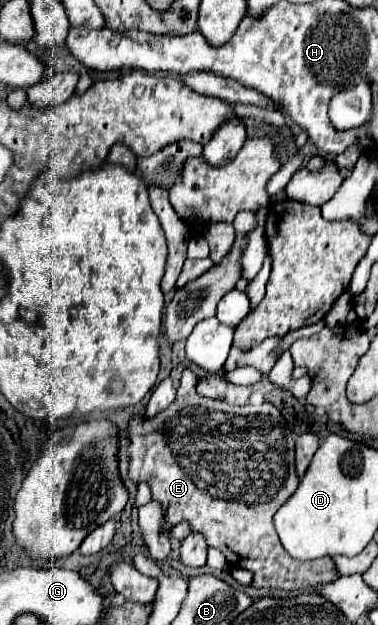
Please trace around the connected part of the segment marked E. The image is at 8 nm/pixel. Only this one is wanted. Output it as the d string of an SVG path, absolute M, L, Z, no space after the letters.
M186 369L174 403L162 415L156 419L136 417L130 423L132 479L150 483L152 499L164 509L168 529L186 521L190 531L202 533L206 543L220 549L228 563L250 571L252 587L292 591L336 581L340 573L330 557L294 561L274 531L274 513L298 487L294 435L280 411L272 403L264 403L256 415L204 411L204 399L196 393L196 377L192 369Z

